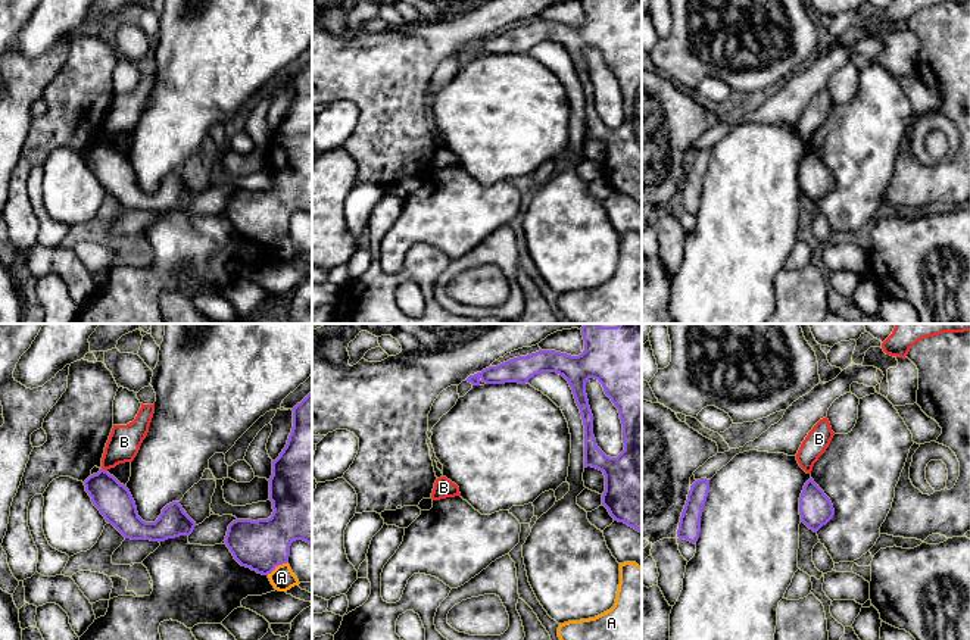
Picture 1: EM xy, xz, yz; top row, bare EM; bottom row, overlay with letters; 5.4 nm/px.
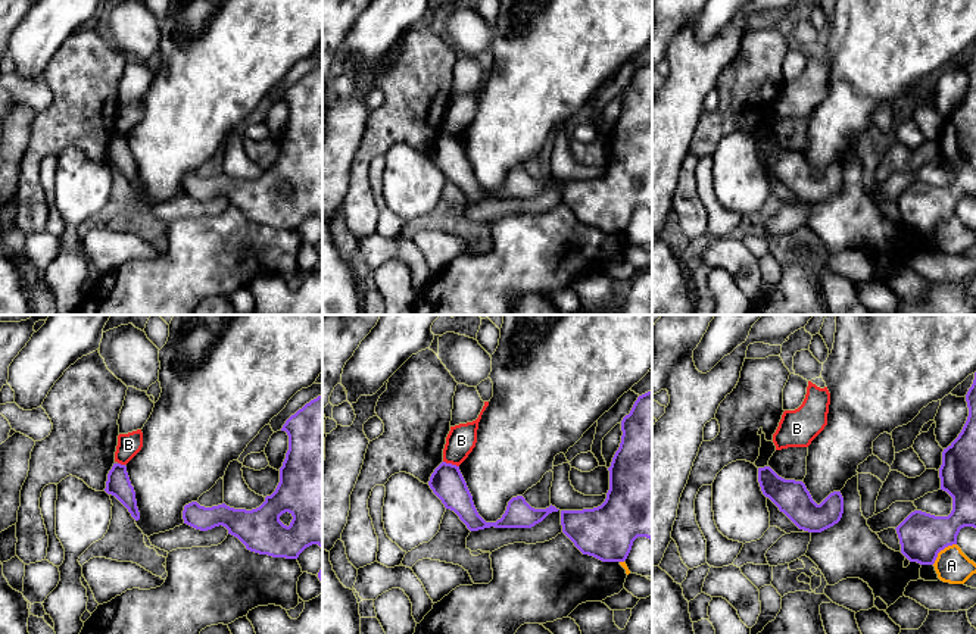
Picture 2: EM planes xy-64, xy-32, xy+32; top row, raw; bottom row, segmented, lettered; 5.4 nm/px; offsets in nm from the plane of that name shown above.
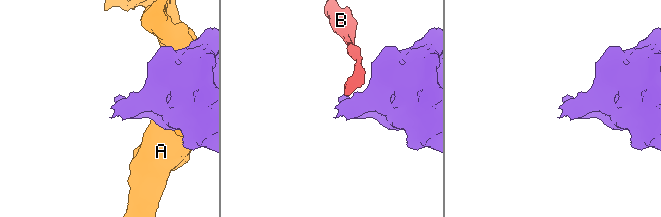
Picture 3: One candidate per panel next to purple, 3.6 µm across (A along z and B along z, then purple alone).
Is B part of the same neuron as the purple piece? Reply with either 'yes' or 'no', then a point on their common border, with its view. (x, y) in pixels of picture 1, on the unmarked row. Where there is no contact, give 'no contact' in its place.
no | xy (103, 140)

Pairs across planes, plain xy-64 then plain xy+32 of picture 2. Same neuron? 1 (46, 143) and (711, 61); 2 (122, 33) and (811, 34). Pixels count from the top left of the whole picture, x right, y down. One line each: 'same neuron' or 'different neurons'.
1: different neurons
2: same neuron

